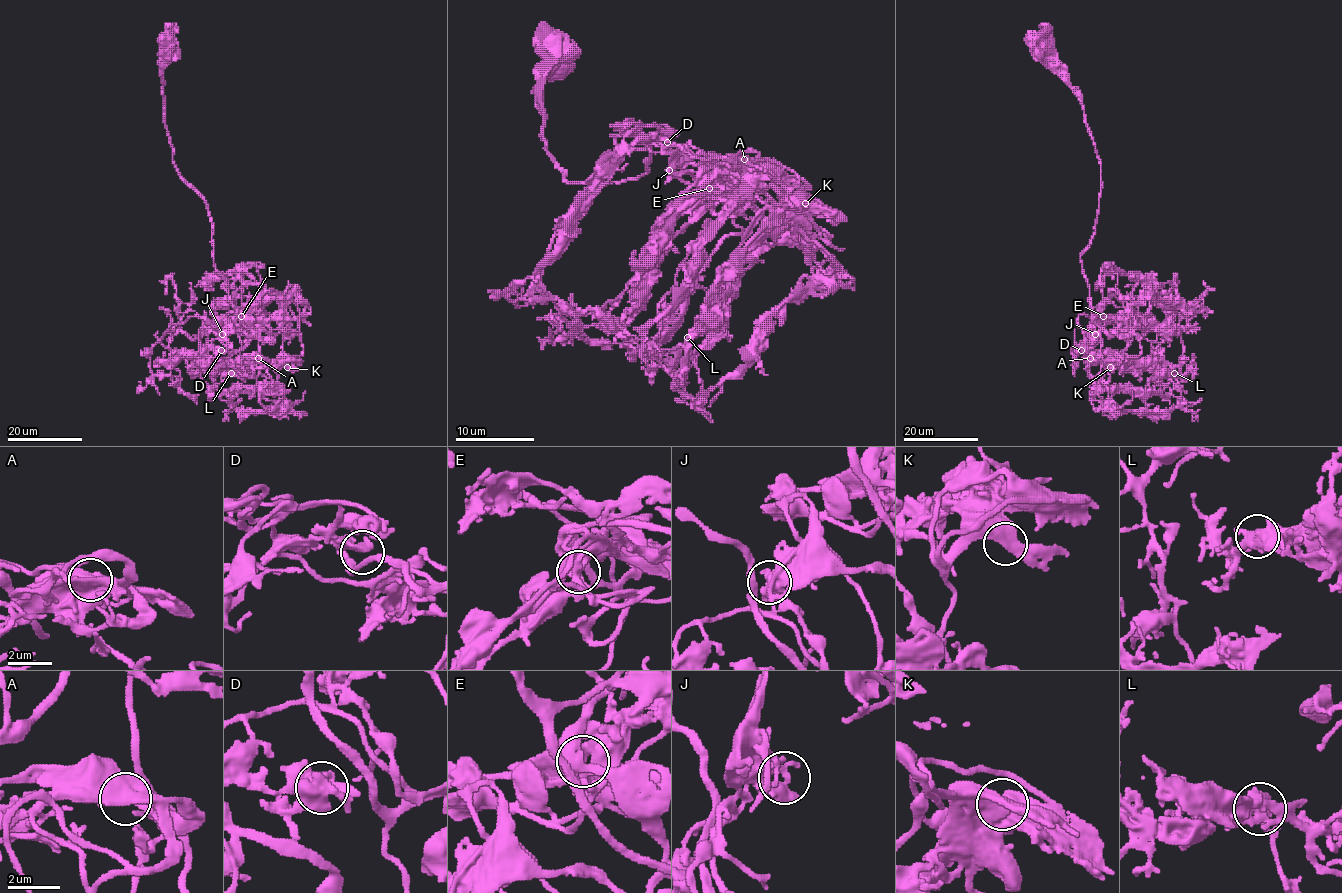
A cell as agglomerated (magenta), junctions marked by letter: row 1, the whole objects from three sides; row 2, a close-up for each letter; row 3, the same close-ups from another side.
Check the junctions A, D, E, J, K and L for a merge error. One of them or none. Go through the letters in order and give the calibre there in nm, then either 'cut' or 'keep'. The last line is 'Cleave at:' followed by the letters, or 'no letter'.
A: calibre 420 nm; keep
D: calibre 400 nm; keep
E: calibre 400 nm; keep
J: calibre 400 nm; keep
K: calibre 400 nm; keep
L: calibre 400 nm; keep
Cleave at: no letter

